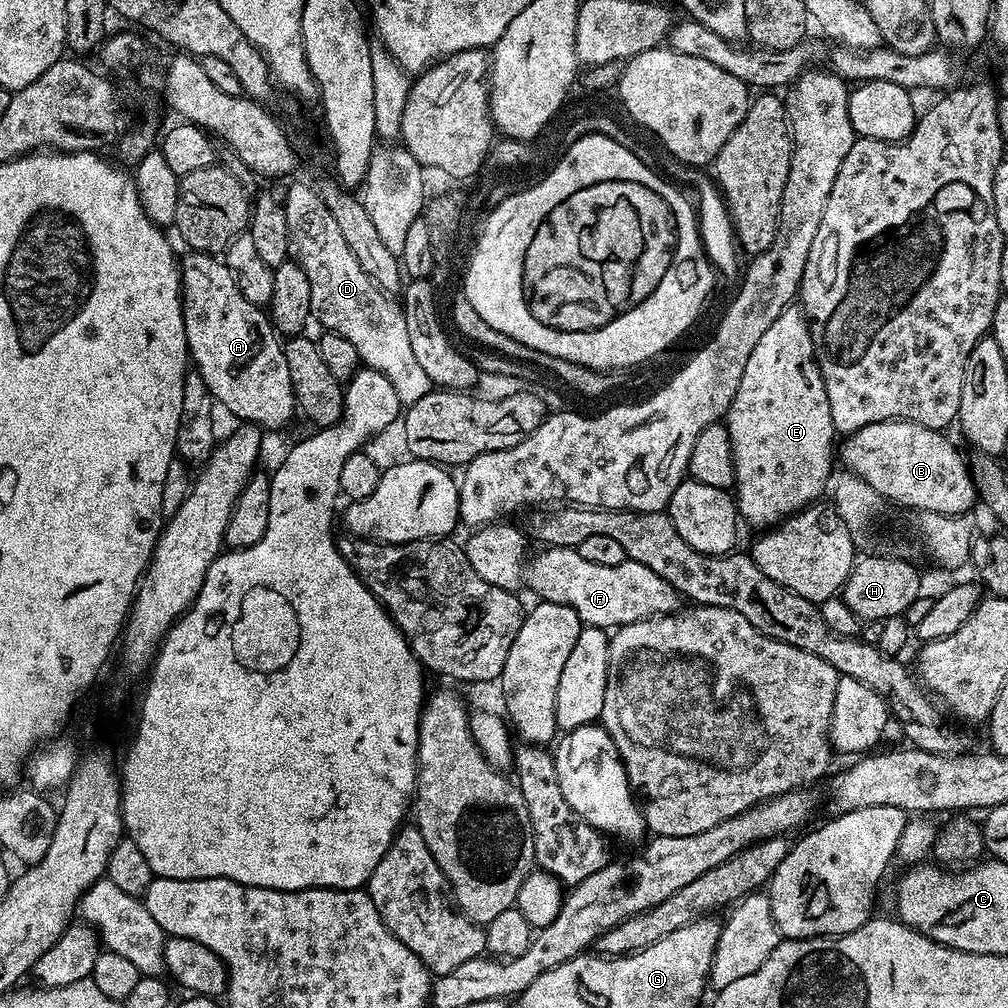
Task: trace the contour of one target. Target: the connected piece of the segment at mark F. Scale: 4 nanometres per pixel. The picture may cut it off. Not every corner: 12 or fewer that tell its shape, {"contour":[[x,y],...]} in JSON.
{"contour":[[545,547],[526,564],[541,601],[615,630],[666,616],[679,592],[642,562]]}

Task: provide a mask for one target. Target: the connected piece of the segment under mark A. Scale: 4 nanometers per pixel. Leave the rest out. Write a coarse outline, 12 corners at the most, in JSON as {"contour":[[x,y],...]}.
{"contour":[[223,259],[180,260],[188,353],[213,399],[293,421],[282,340]]}

